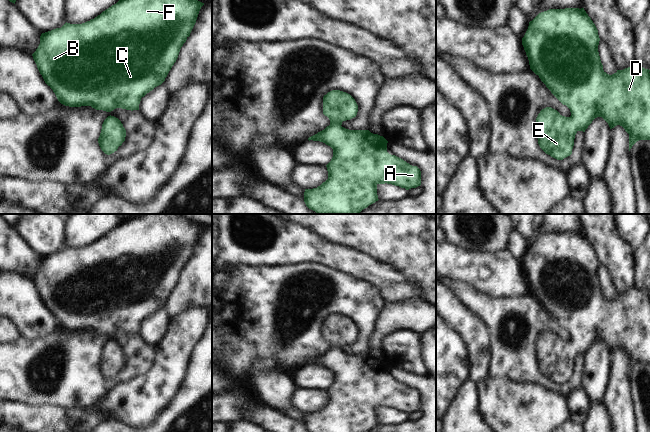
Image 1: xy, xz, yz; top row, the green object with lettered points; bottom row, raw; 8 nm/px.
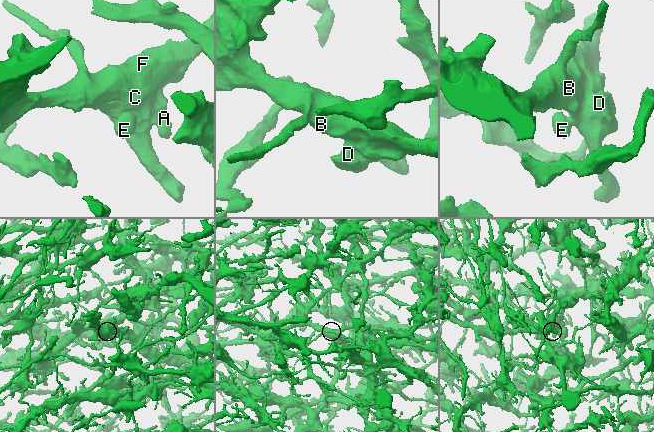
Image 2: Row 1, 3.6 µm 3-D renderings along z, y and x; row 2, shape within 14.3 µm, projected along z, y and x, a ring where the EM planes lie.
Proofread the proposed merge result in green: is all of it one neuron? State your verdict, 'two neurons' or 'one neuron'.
one neuron

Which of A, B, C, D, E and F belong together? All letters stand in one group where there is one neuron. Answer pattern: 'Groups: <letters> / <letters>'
Groups: A B C D E F.

